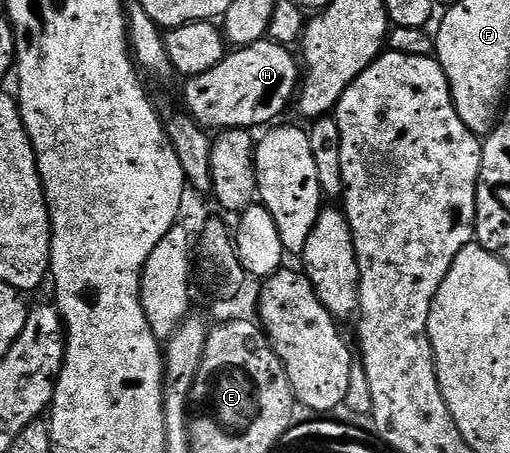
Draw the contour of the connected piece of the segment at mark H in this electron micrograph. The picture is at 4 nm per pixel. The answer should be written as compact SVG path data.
M270 38L228 51L221 62L184 83L182 107L208 130L256 130L278 121L287 103L296 99L301 83L301 64L291 51Z

